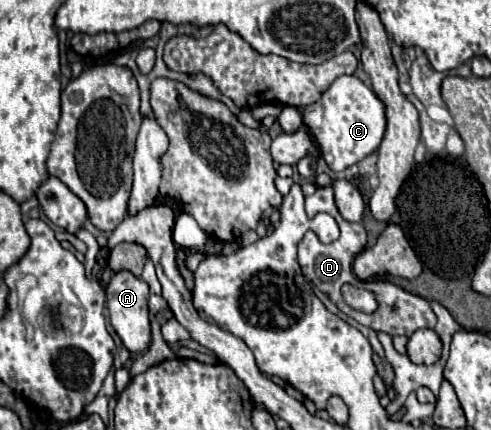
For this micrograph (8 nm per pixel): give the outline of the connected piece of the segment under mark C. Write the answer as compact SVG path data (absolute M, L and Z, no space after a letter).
M340 75L320 101L298 107L304 125L310 129L322 159L332 171L344 171L346 167L362 161L374 153L384 139L386 131L386 111L378 95L366 87L356 75Z

